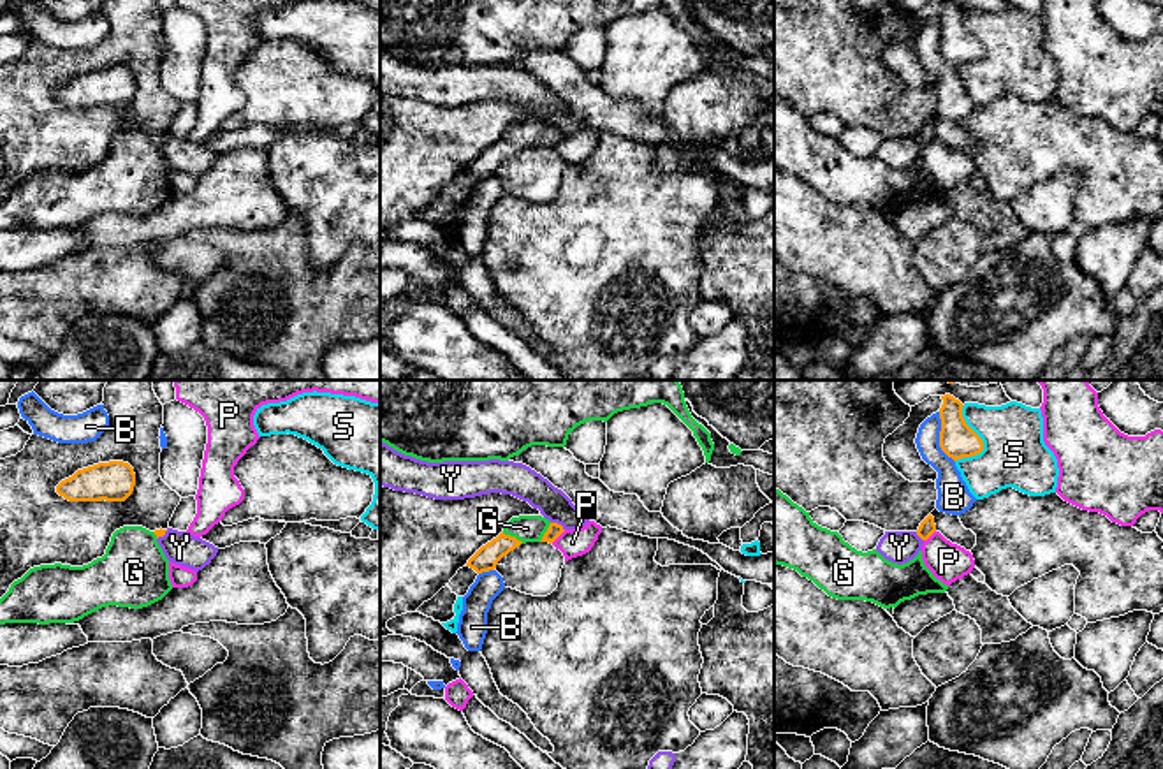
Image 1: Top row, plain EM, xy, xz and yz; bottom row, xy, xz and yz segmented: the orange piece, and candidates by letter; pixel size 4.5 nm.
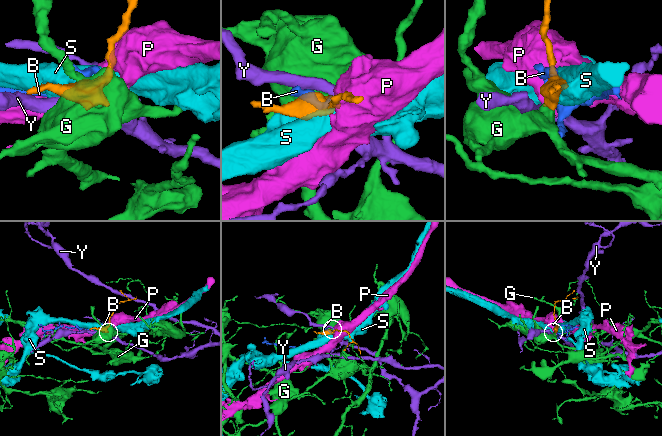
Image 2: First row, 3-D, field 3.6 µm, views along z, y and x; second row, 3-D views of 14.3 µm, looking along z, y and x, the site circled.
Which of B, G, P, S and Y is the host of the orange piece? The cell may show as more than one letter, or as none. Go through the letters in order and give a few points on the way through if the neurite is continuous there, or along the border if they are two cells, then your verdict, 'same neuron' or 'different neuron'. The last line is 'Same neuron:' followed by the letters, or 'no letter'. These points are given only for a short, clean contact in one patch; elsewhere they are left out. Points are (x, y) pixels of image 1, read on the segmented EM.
B: different neuron
G: way xz (486, 558), (512, 537), (526, 528); same neuron
P: different neuron
S: different neuron
Y: border xz (551, 521), (556, 521), (563, 530); different neuron
Same neuron: G

